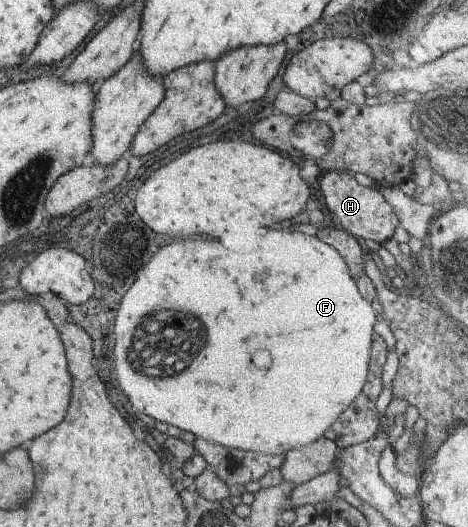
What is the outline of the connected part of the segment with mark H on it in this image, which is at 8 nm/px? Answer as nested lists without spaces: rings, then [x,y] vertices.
[[[336,171],[325,172],[319,184],[322,202],[318,218],[334,223],[360,242],[371,240],[381,244],[394,236],[399,220],[378,188],[359,185],[350,173]]]

